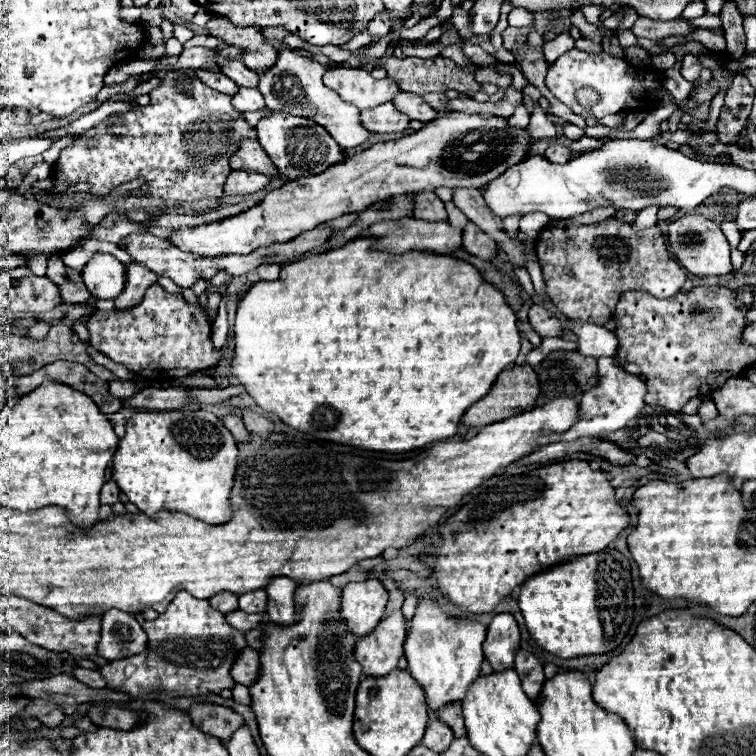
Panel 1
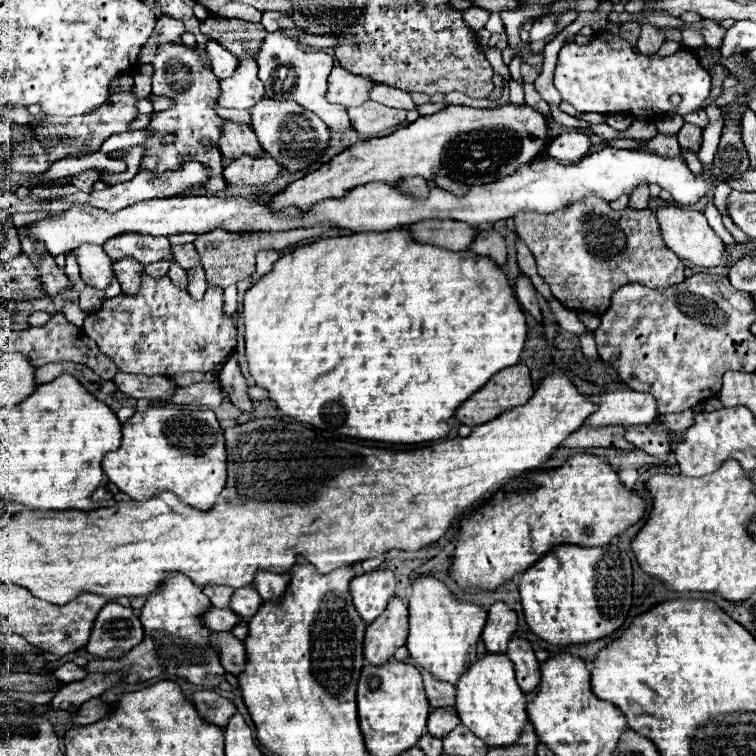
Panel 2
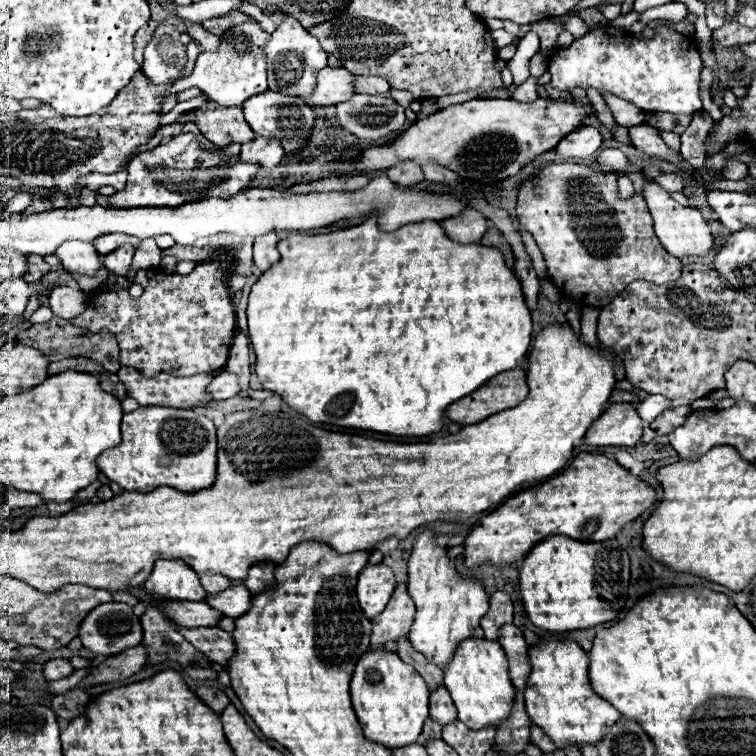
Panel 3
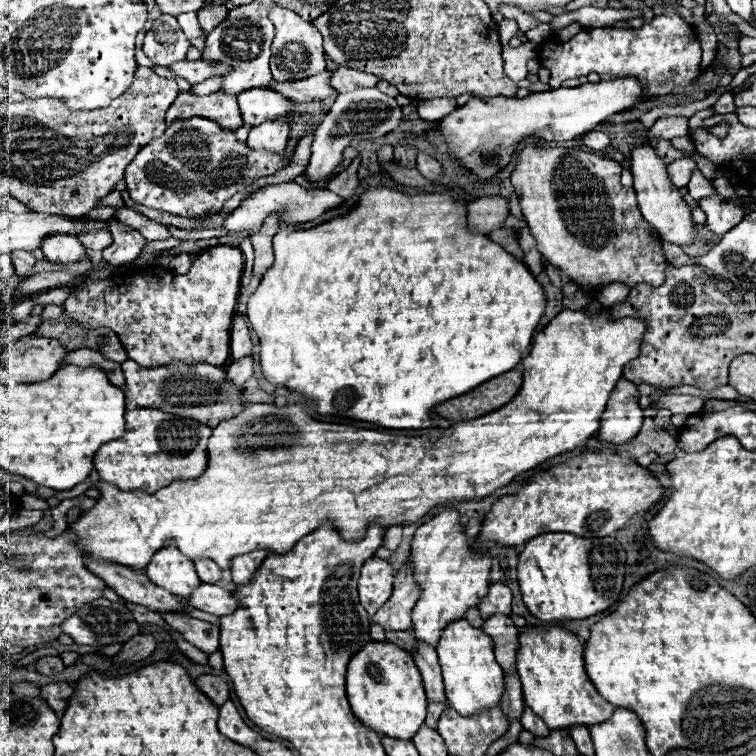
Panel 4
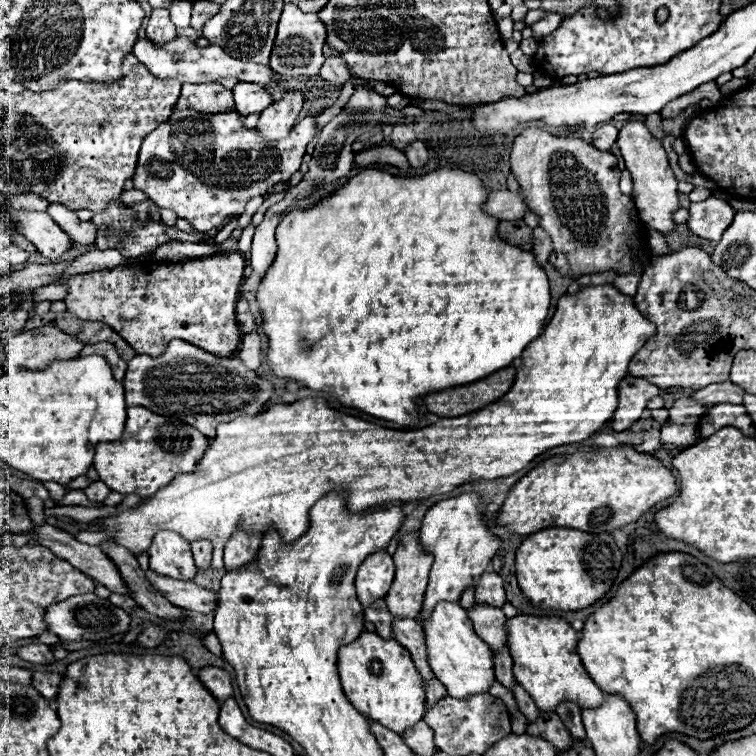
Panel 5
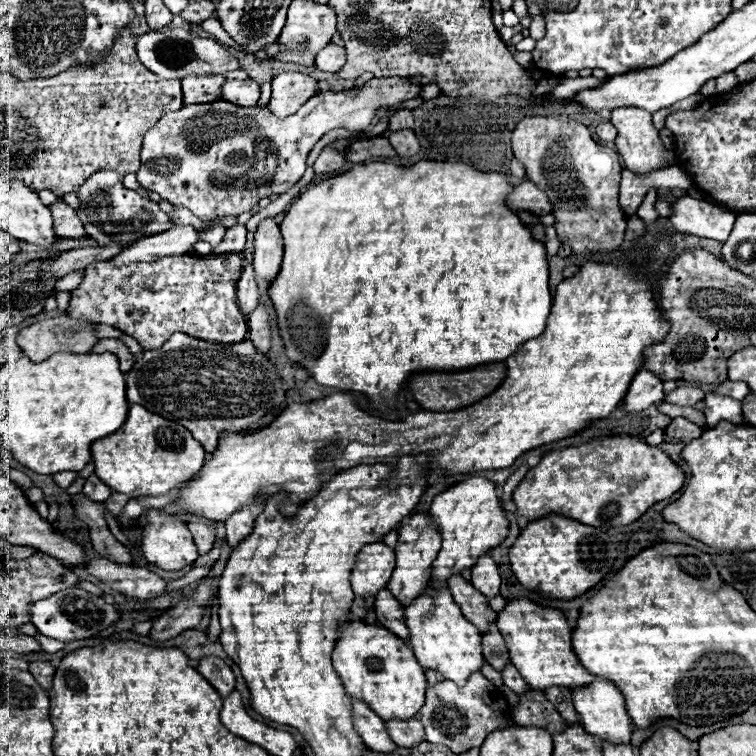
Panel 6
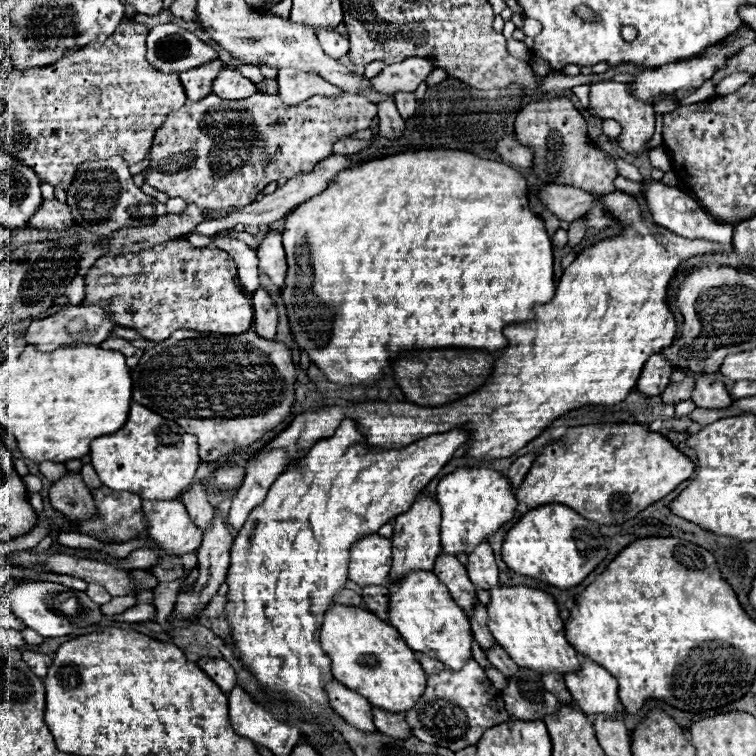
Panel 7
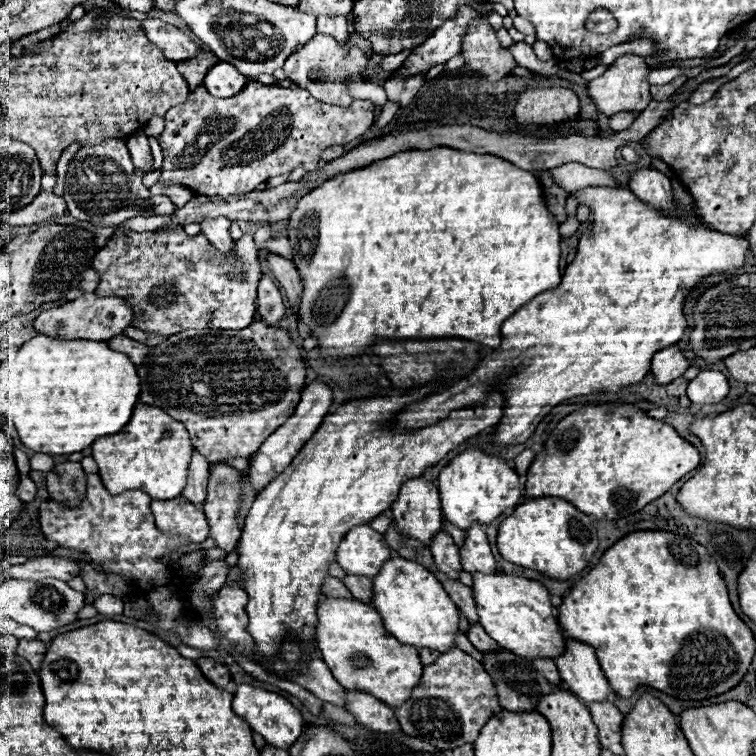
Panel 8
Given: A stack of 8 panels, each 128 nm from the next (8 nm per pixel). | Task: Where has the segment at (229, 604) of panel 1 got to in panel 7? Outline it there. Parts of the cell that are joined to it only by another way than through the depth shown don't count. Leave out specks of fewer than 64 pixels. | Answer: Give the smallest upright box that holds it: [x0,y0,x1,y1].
[182,482,216,532]

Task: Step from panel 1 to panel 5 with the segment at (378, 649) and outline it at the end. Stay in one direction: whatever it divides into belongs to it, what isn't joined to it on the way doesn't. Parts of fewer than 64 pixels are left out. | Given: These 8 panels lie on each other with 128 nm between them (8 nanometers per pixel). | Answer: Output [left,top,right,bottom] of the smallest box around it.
[384,532,432,618]

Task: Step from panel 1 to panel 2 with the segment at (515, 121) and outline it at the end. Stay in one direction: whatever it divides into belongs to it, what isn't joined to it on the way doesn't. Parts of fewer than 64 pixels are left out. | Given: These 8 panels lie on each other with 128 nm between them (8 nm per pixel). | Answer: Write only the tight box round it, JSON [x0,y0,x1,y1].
[508,80,526,106]

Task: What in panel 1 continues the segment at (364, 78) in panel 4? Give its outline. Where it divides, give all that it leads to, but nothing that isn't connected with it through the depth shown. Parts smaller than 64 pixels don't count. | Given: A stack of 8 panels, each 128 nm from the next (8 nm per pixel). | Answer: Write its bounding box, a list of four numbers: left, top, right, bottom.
[392,92,438,124]

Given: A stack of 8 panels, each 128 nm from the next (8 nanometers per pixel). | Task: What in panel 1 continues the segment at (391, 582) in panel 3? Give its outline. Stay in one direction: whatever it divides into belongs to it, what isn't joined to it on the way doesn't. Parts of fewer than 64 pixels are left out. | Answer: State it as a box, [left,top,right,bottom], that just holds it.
[342,580,388,638]

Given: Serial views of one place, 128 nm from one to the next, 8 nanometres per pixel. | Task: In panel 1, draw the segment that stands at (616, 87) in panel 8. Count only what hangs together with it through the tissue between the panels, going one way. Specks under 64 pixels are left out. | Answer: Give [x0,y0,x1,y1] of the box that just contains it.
[668,214,734,278]

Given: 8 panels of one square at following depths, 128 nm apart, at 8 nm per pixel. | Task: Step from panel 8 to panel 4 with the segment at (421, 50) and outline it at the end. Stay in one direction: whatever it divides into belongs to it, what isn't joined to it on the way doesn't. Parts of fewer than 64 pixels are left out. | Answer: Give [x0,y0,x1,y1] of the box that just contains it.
[126,116,284,218]

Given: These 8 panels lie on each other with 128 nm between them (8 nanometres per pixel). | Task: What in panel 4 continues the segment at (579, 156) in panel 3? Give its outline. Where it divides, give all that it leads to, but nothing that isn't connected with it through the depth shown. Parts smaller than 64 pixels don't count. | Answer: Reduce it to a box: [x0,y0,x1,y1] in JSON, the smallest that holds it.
[578,130,610,152]

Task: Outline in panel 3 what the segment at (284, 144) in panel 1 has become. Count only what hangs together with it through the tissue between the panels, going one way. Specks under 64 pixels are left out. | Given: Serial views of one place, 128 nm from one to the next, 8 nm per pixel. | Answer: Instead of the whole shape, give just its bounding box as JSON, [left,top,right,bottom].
[244,90,316,154]

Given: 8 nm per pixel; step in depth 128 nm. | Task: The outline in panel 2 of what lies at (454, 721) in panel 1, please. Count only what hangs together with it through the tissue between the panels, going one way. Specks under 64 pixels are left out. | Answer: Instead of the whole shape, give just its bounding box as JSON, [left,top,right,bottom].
[420,668,456,708]

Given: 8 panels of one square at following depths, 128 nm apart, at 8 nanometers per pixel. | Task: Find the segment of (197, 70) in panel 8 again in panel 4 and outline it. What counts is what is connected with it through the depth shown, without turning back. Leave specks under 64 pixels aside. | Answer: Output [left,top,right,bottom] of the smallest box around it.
[166,92,244,130]

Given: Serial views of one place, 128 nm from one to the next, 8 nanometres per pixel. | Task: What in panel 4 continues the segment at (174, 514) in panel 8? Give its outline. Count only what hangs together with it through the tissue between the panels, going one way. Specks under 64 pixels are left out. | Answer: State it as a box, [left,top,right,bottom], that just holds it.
[146,542,200,598]

